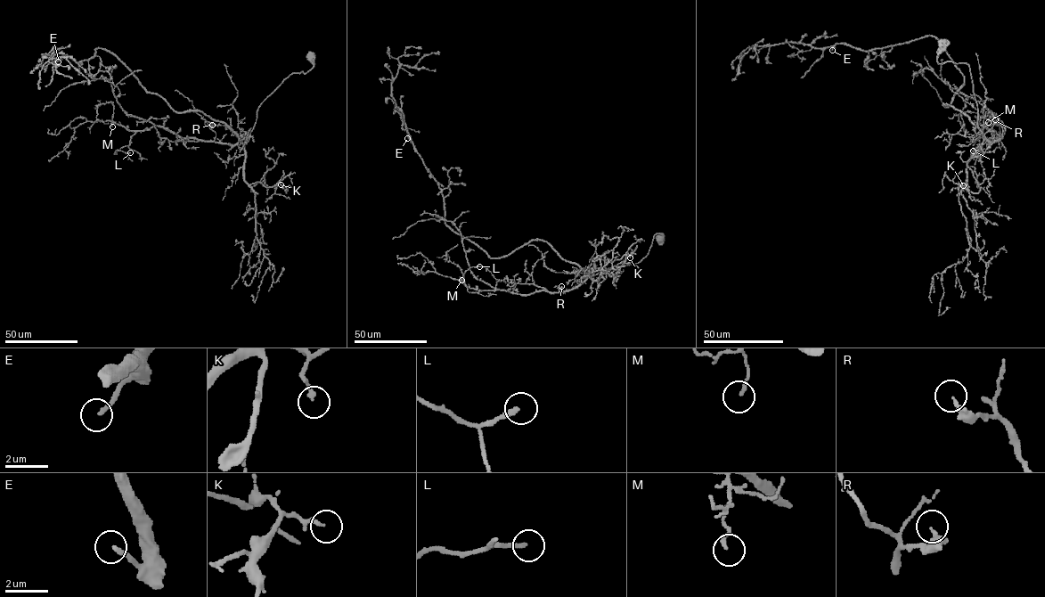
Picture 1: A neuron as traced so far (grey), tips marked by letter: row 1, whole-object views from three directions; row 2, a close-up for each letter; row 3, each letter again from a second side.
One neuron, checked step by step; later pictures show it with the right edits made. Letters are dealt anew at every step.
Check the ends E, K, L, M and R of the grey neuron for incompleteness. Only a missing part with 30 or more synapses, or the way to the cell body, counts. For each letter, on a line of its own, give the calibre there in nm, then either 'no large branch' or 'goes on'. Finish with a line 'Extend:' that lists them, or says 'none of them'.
E: 200 nm | goes on
K: 160 nm | no large branch
L: 190 nm | no large branch
M: 150 nm | no large branch
R: 280 nm | no large branch
Extend: E

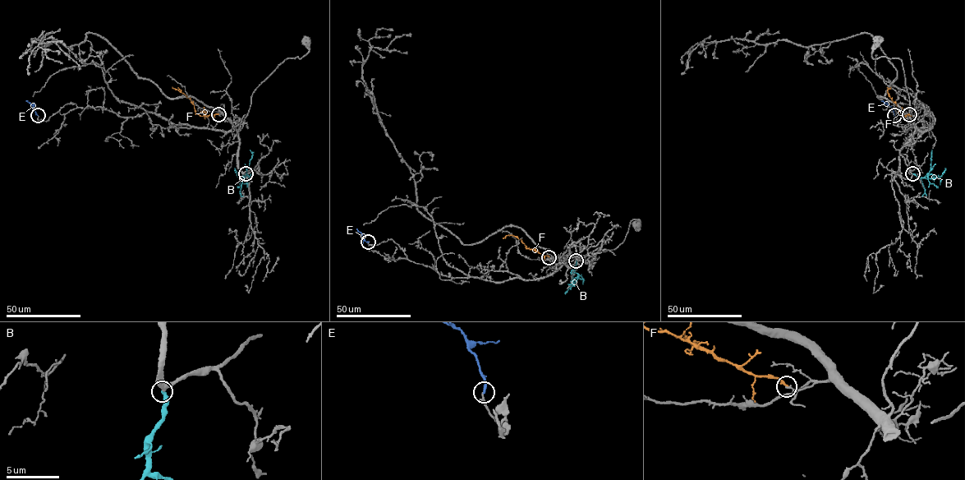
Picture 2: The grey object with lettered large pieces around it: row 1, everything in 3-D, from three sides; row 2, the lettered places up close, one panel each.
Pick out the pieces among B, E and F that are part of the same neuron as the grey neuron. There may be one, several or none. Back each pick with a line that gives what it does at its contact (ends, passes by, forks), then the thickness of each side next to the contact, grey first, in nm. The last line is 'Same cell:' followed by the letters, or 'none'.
E: it ends | 190/220 nm
Same cell: E

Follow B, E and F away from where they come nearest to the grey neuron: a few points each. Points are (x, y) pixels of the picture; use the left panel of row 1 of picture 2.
B: (245, 173), (244, 177), (248, 175), (247, 168), (252, 154), (250, 150)
E: (38, 115), (25, 100)
F: (218, 113), (199, 116), (195, 113), (191, 100), (172, 87)

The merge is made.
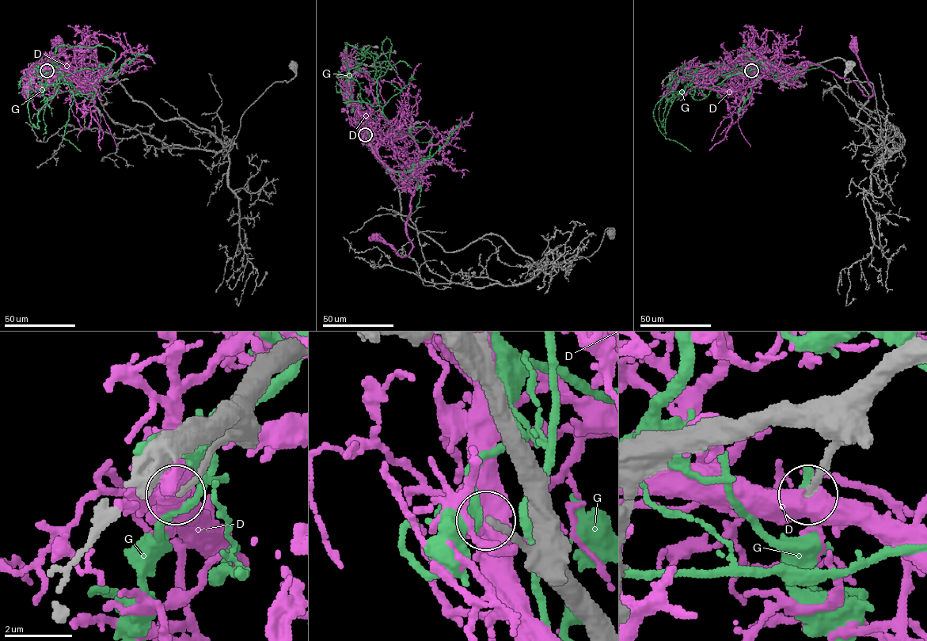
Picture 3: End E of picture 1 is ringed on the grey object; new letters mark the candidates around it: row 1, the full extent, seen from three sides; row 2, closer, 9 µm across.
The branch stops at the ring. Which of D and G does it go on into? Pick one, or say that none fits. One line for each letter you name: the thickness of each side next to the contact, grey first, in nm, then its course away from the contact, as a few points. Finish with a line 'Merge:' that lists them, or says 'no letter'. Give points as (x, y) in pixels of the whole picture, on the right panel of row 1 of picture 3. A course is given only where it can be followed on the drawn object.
Merge: no letter

